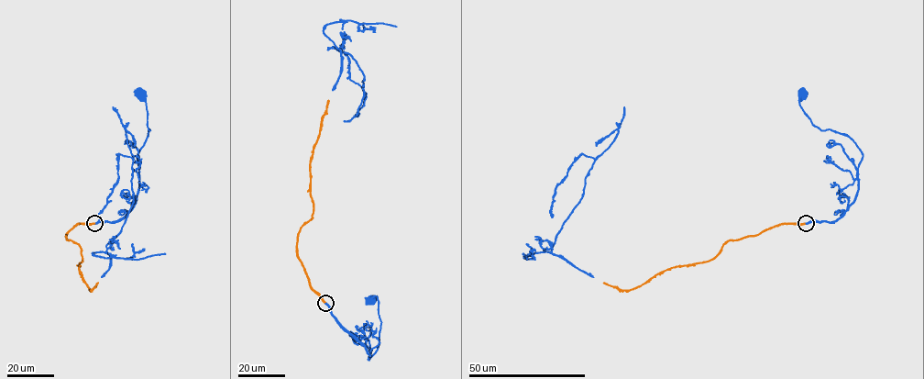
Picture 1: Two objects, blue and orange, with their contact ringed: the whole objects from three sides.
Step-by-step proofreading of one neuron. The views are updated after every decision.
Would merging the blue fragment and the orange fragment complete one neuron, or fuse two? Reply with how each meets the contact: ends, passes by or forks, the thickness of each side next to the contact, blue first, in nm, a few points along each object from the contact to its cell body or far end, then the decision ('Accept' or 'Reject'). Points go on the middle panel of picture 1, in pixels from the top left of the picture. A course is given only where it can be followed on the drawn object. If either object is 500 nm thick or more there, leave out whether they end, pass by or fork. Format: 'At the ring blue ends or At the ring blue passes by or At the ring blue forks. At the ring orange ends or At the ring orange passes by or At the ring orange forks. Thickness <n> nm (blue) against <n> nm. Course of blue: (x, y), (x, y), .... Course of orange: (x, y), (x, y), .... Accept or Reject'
At the ring blue ends. At the ring orange ends. Thickness 460 nm (blue) against 400 nm. Course of blue: (324, 303), (331, 315), (365, 347), (368, 359), (379, 343), (380, 326), (378, 297), (372, 302), (370, 299). Course of orange: (324, 303), (310, 285), (297, 254), (297, 243), (299, 230), (312, 217), (310, 163), (328, 100). Accept

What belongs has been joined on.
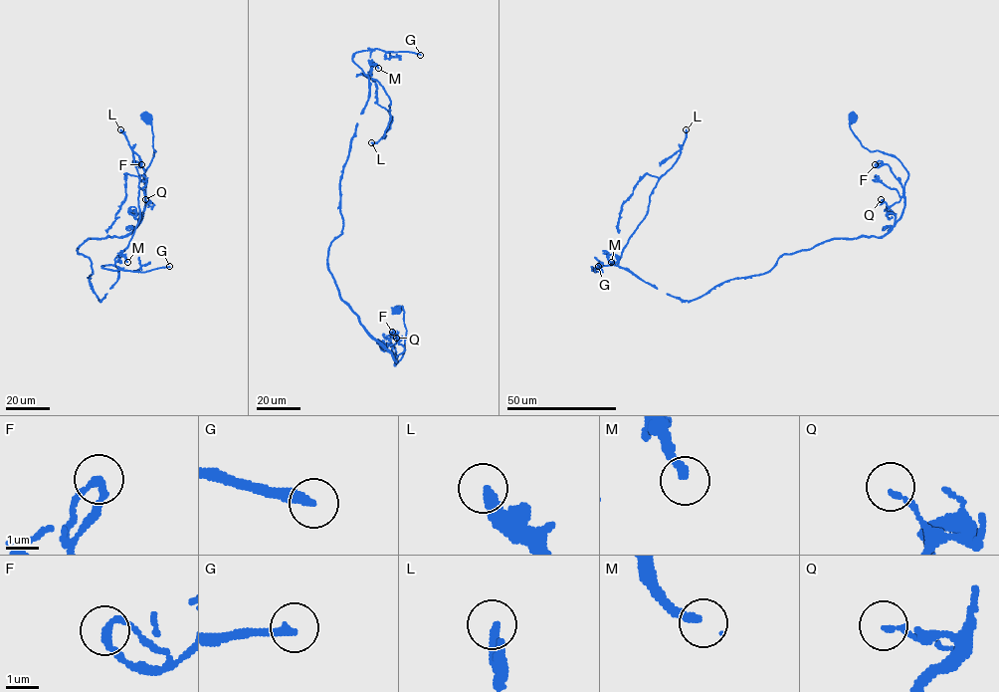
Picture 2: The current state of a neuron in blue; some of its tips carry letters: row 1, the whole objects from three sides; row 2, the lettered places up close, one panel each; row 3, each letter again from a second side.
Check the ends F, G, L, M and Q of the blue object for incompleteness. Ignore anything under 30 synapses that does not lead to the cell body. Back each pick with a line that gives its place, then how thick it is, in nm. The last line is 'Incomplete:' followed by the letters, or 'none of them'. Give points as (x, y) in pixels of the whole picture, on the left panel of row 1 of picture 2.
G: (169, 266) | 320 nm
L: (120, 129) | 360 nm
Incomplete: G, L

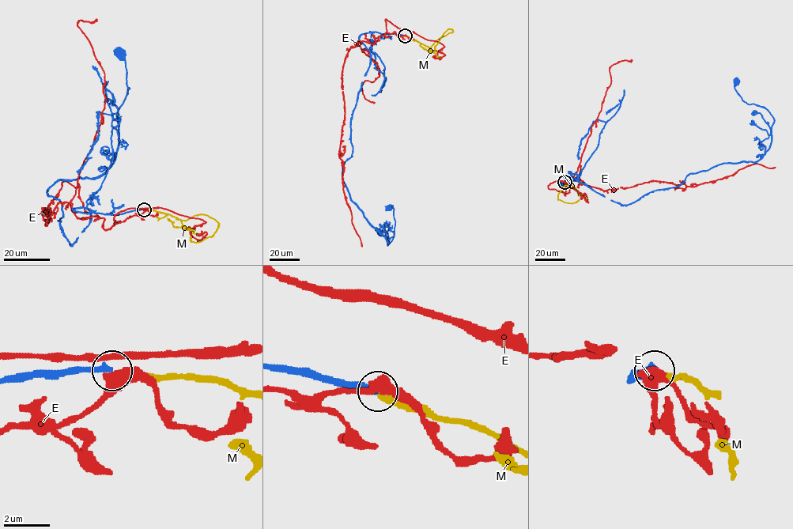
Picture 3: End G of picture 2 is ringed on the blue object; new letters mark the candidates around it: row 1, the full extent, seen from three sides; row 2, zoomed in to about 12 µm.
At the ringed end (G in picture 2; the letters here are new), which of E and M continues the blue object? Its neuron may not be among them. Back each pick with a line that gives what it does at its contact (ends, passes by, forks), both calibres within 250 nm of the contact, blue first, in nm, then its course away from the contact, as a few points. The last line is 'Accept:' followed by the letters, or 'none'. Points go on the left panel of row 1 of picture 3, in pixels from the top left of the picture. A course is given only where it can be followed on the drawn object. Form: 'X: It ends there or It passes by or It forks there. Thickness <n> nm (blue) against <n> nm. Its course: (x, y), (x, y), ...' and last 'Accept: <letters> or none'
Accept: none

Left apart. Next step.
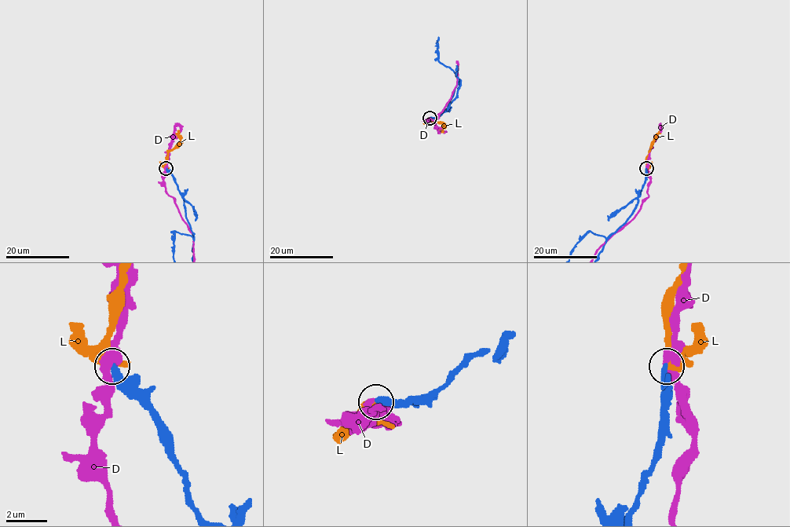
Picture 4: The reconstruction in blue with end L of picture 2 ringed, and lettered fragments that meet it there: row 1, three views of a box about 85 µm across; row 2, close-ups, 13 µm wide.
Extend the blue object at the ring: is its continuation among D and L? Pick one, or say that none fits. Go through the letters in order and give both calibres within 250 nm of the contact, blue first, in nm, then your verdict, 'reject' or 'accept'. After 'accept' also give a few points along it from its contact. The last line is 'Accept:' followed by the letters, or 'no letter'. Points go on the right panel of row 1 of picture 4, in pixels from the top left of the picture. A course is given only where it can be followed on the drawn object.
D: 400/420 nm | reject
L: 420/340 nm | accept | via (646, 169), (646, 157), (651, 144), (660, 129)
Accept: L

